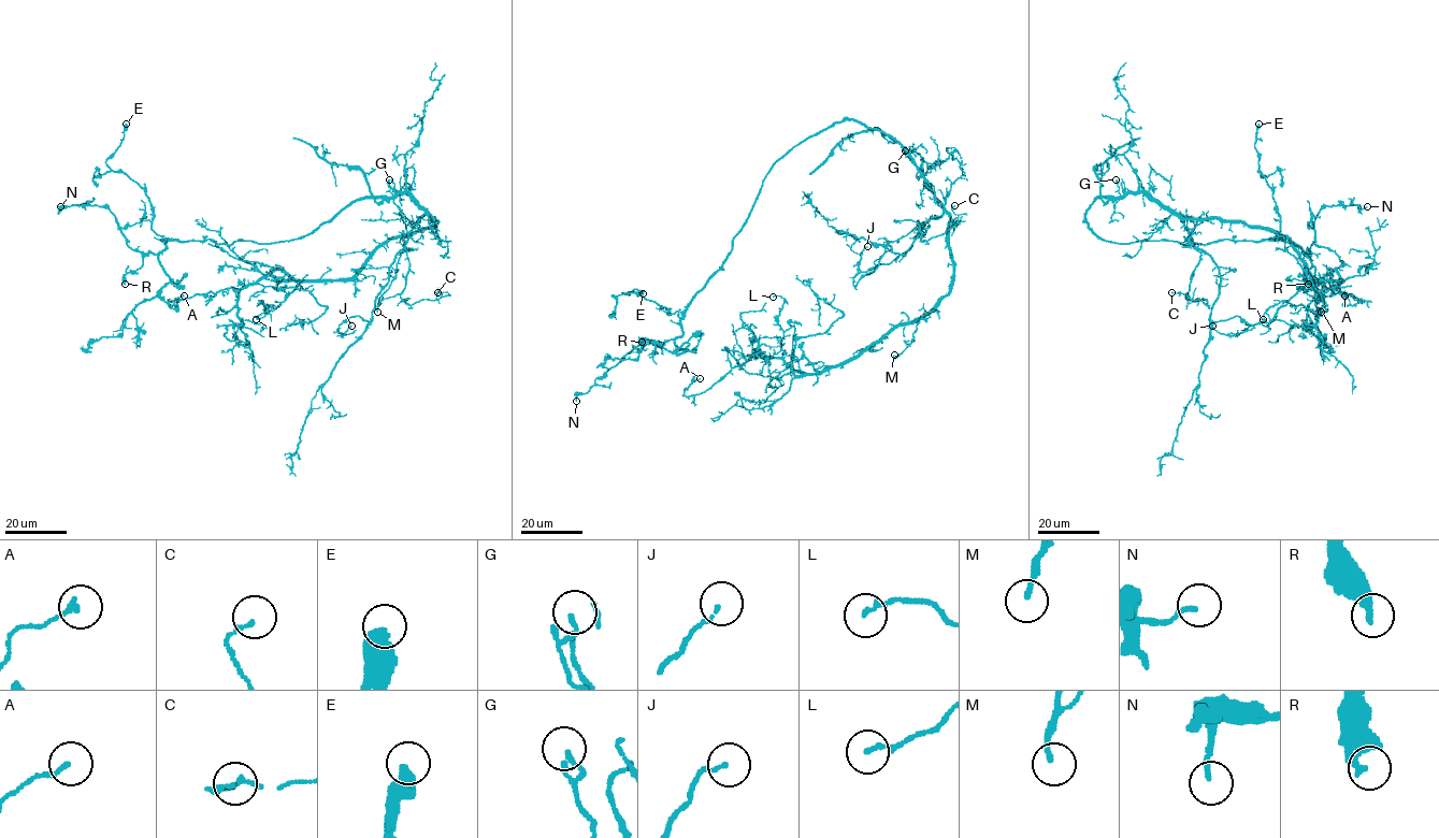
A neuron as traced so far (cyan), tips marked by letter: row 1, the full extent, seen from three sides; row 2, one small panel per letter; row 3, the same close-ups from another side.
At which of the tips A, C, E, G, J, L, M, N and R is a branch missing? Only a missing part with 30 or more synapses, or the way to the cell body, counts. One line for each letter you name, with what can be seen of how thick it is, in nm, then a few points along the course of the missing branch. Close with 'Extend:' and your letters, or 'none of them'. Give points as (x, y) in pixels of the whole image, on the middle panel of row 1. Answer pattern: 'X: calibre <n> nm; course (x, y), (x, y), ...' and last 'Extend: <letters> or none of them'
Extend: none of them

